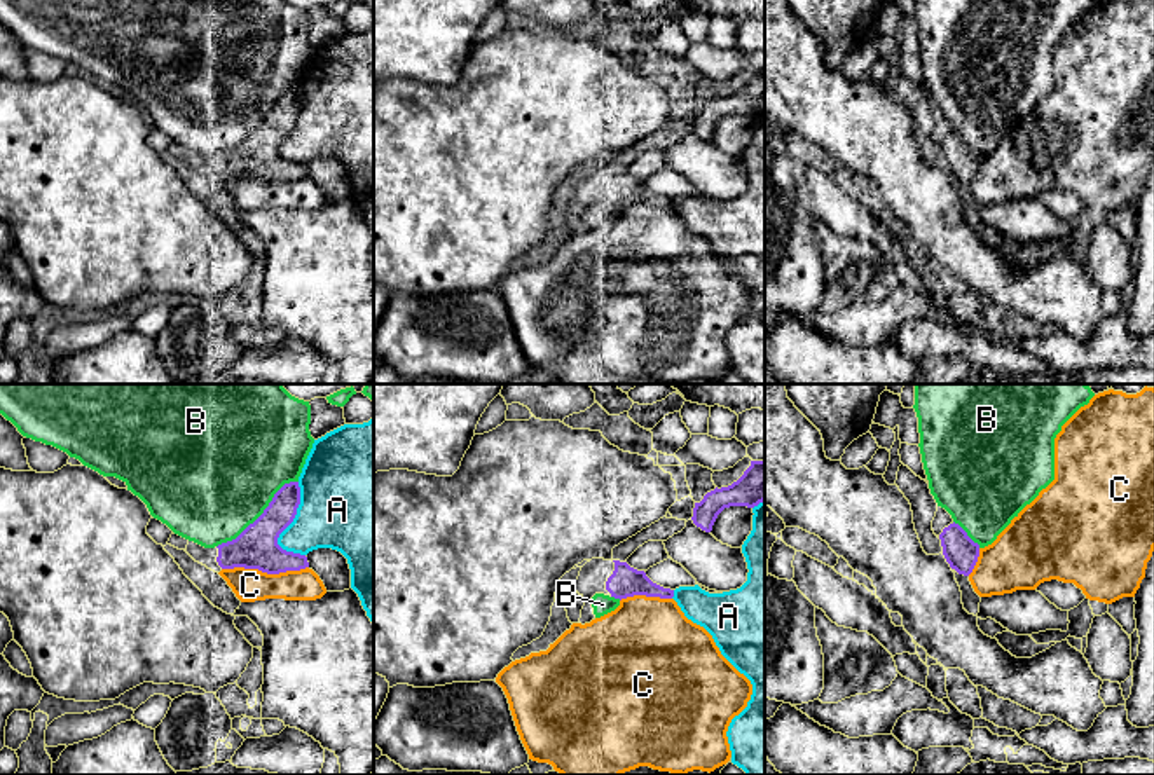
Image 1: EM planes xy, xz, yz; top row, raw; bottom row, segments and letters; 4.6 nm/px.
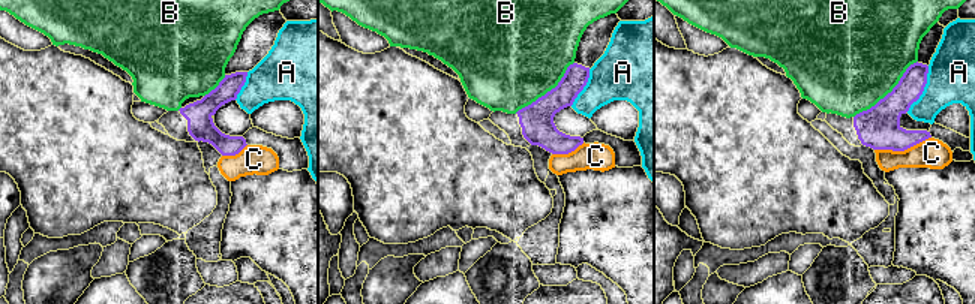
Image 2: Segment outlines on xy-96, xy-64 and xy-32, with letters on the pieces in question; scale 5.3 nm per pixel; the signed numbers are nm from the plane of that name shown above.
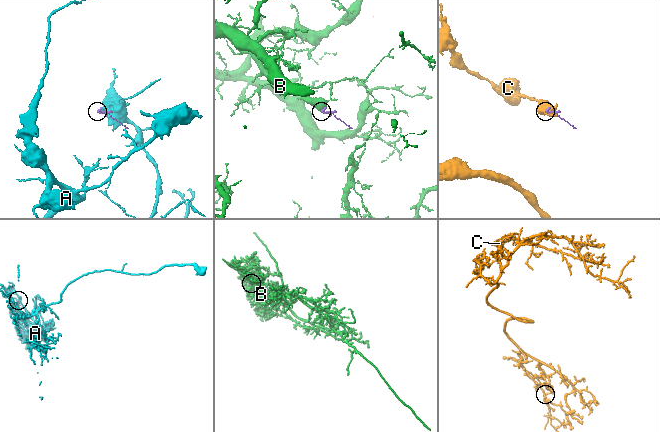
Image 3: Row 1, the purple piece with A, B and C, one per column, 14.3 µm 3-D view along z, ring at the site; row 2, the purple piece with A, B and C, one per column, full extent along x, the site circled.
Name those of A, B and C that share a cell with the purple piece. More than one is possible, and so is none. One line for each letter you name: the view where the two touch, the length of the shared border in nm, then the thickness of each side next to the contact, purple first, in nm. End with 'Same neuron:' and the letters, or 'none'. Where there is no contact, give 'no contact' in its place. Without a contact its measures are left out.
Same neuron: none

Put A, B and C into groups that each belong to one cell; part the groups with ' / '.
A / B / C

